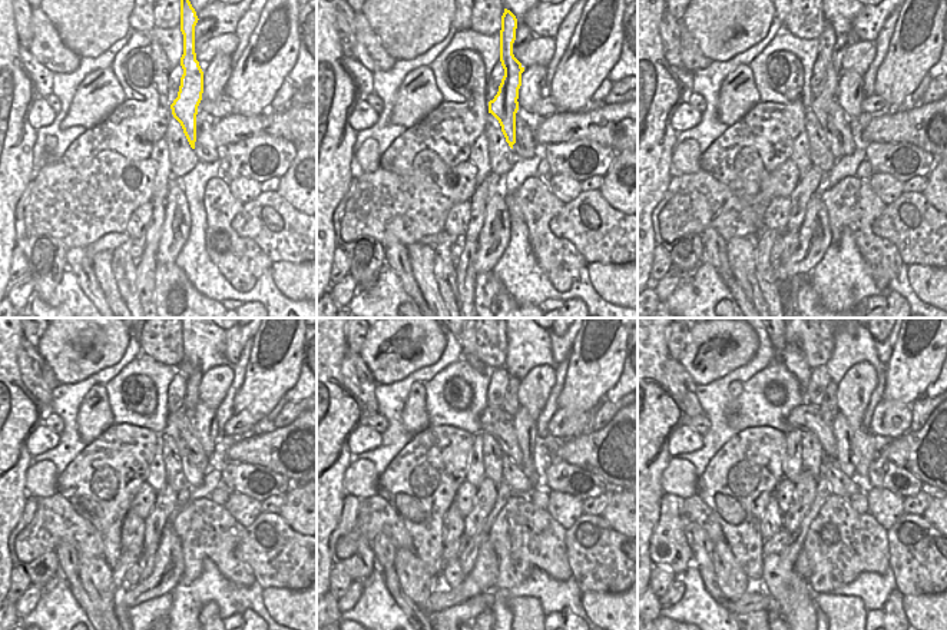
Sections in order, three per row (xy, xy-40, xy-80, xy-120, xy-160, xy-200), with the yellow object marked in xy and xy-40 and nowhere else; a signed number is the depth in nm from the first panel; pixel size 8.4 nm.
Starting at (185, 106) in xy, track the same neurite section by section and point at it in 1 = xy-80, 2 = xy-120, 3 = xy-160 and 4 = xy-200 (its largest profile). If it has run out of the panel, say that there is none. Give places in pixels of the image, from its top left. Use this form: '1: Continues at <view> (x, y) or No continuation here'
1: Continues at xy-80 (827, 95)
2: Continues at xy-120 (194, 477)
3: Continues at xy-160 (513, 476)
4: Continues at xy-200 (840, 484).

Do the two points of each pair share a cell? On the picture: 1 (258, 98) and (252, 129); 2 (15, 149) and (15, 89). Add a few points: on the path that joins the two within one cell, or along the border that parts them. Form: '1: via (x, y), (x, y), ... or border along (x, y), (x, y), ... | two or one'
1: border along (270, 109), (257, 115), (232, 113) | two
2: via (15, 135), (15, 103) | one

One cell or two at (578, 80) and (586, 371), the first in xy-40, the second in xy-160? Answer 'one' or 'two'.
one

